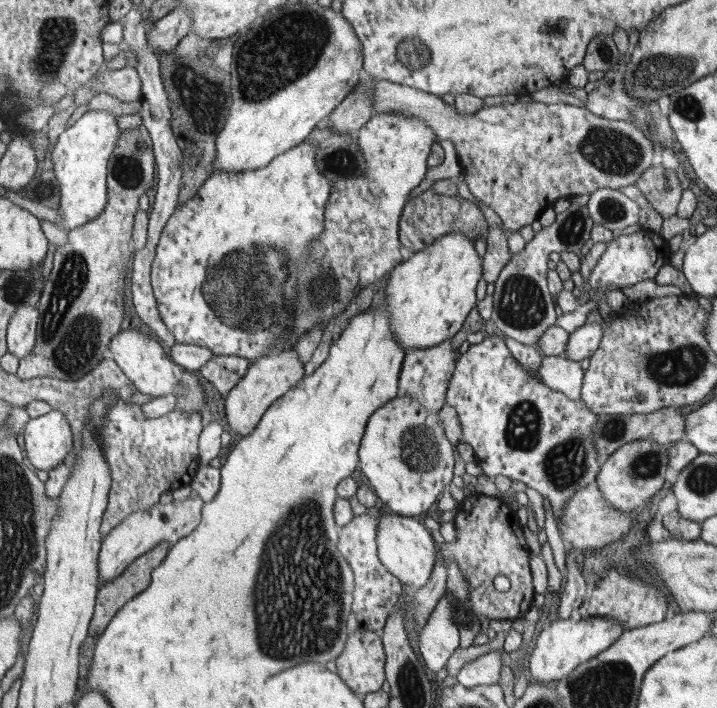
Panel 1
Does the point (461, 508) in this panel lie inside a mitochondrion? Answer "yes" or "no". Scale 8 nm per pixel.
no

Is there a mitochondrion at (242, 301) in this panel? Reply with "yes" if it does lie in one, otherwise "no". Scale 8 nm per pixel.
yes

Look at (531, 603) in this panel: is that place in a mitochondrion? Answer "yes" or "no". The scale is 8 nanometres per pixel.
no

